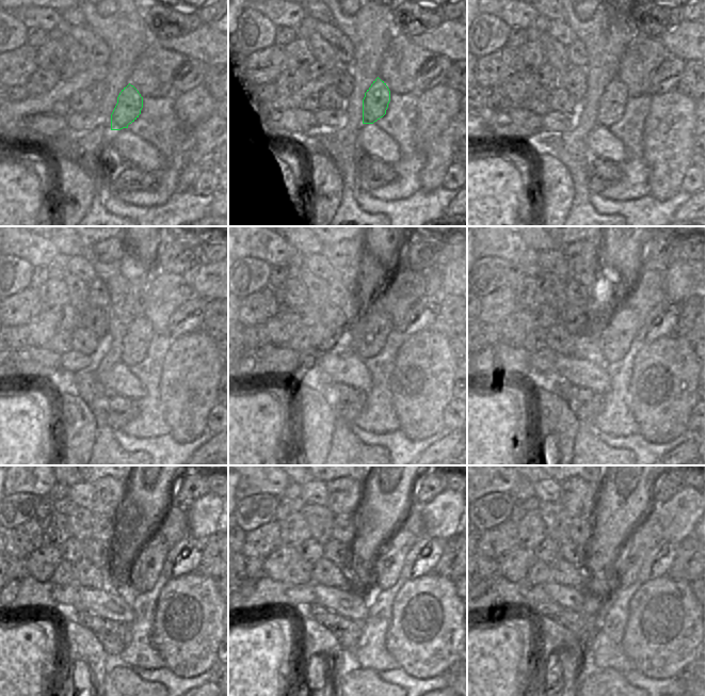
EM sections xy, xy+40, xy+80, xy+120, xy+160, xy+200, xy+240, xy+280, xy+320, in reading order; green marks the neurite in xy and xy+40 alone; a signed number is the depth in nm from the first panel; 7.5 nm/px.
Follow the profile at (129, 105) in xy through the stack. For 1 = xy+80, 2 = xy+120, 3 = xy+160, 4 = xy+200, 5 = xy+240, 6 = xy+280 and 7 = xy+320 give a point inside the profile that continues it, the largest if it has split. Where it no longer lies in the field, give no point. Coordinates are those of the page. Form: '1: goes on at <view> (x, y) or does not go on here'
1: goes on at xy+80 (614, 98)
2: goes on at xy+120 (134, 345)
3: goes on at xy+160 (372, 339)
4: goes on at xy+200 (615, 337)
5: goes on at xy+240 (147, 567)
6: goes on at xy+280 (388, 566)
7: goes on at xy+320 (644, 537)

